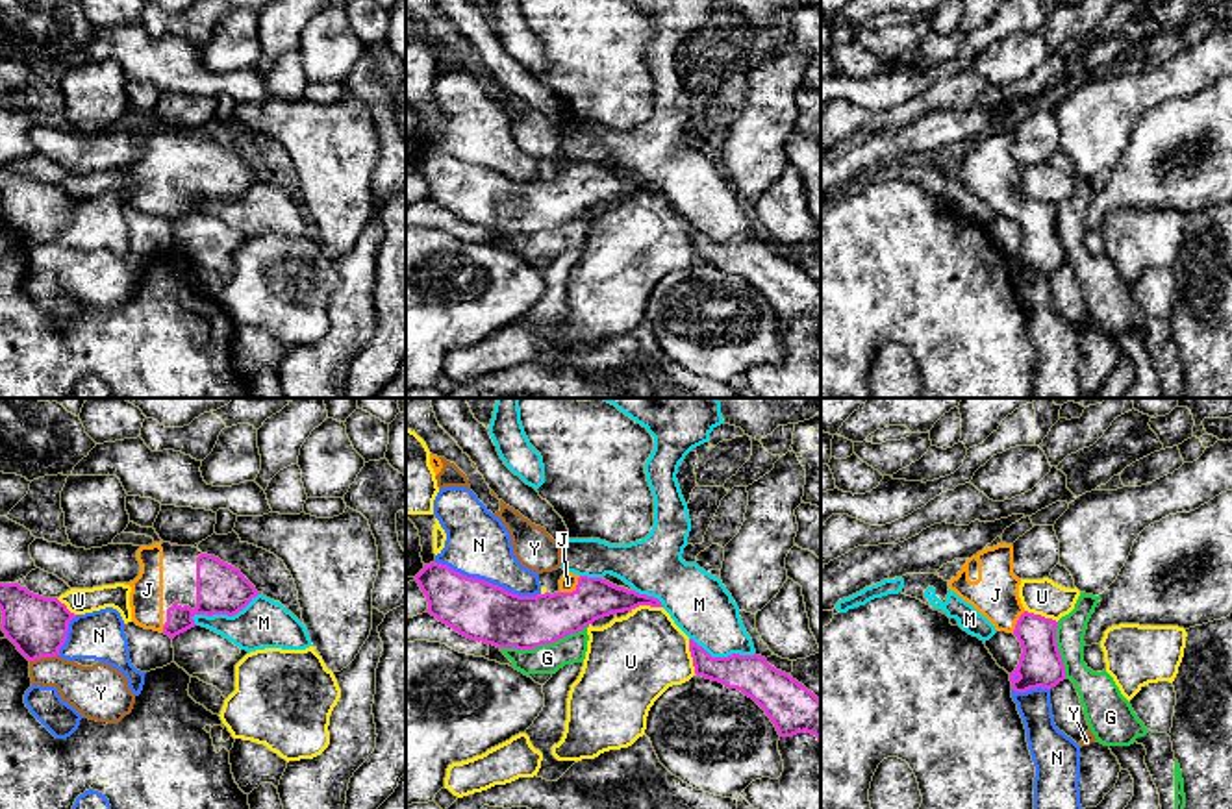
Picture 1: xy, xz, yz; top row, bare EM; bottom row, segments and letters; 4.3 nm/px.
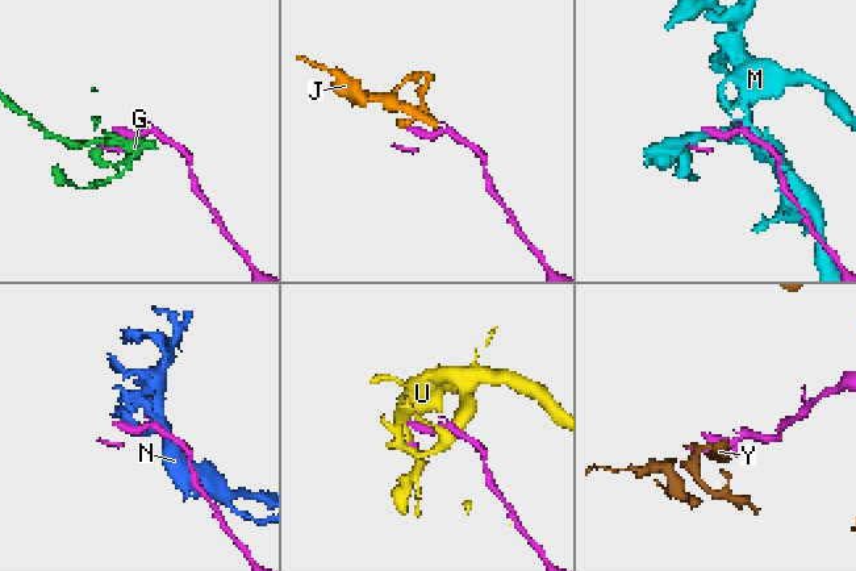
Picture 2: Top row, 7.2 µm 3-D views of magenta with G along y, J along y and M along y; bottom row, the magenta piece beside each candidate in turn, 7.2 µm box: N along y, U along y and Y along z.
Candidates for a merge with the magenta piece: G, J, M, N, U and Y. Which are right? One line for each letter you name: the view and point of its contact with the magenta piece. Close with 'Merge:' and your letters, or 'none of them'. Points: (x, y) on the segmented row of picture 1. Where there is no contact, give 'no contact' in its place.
J: meets magenta in xz at (573, 591)
Merge: J

